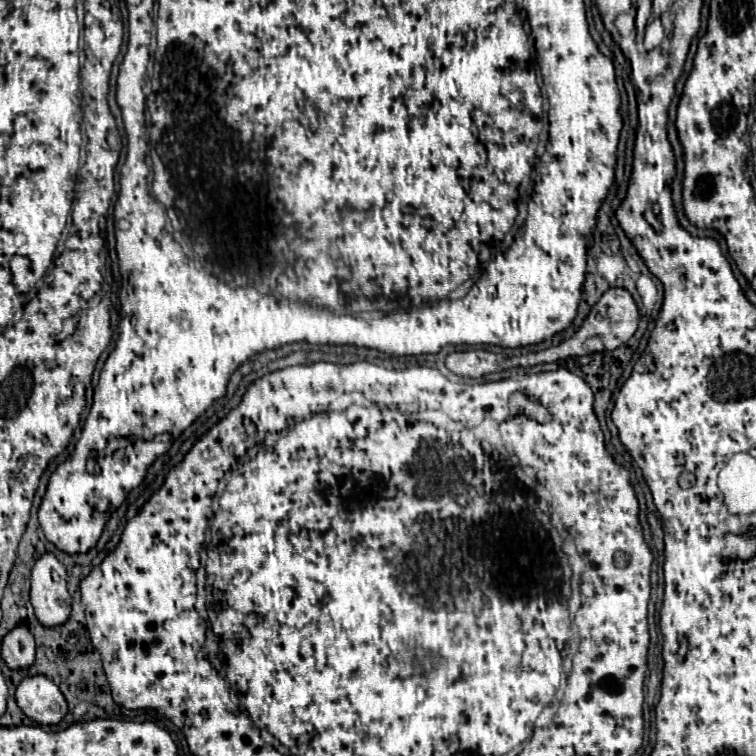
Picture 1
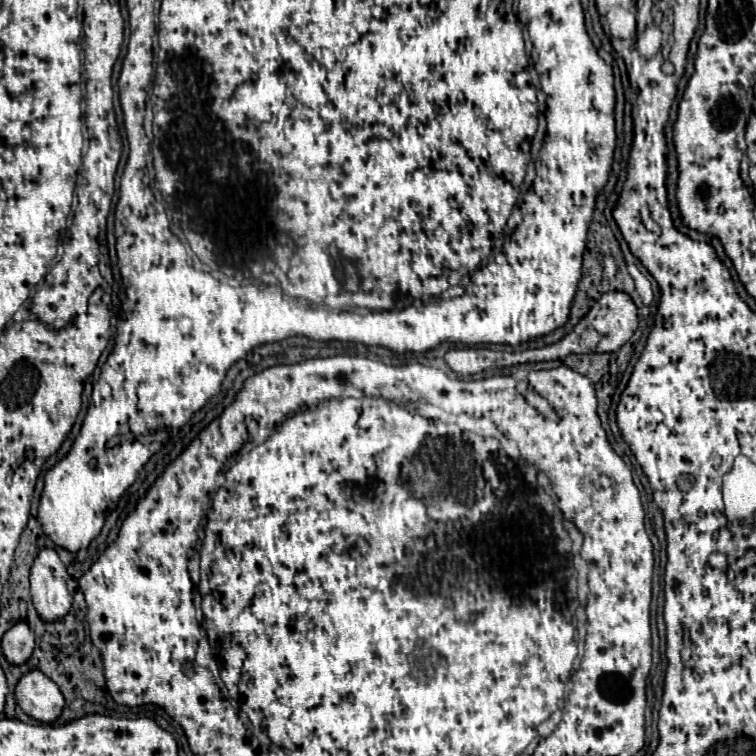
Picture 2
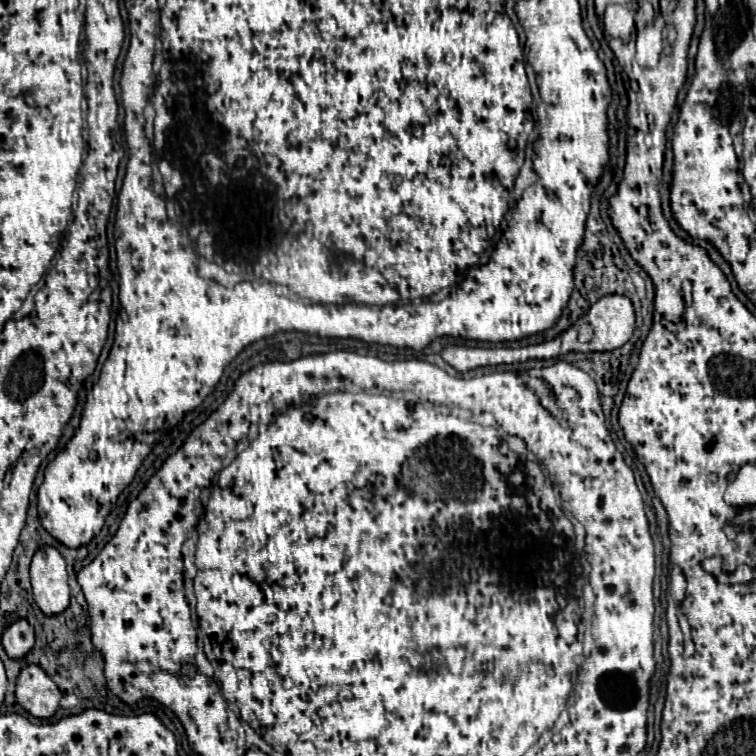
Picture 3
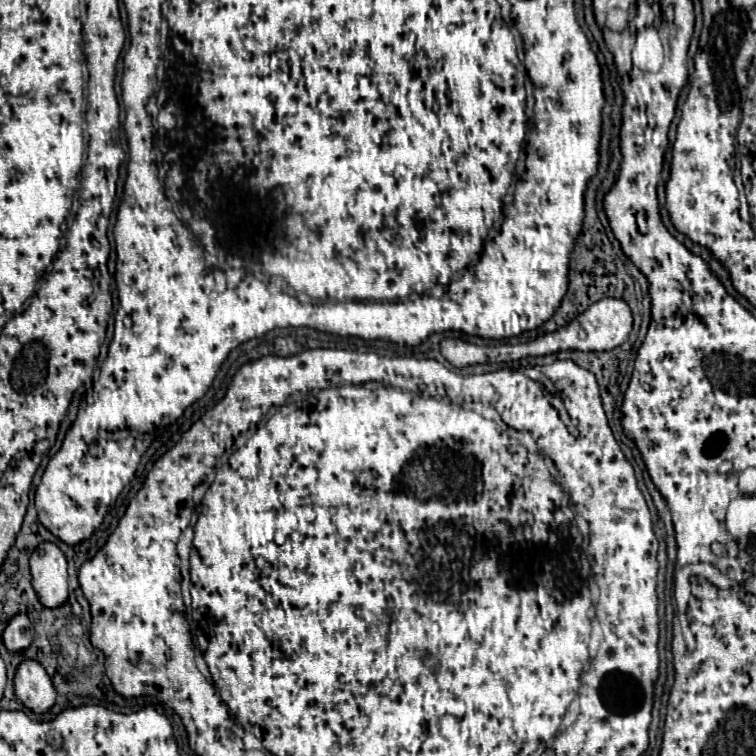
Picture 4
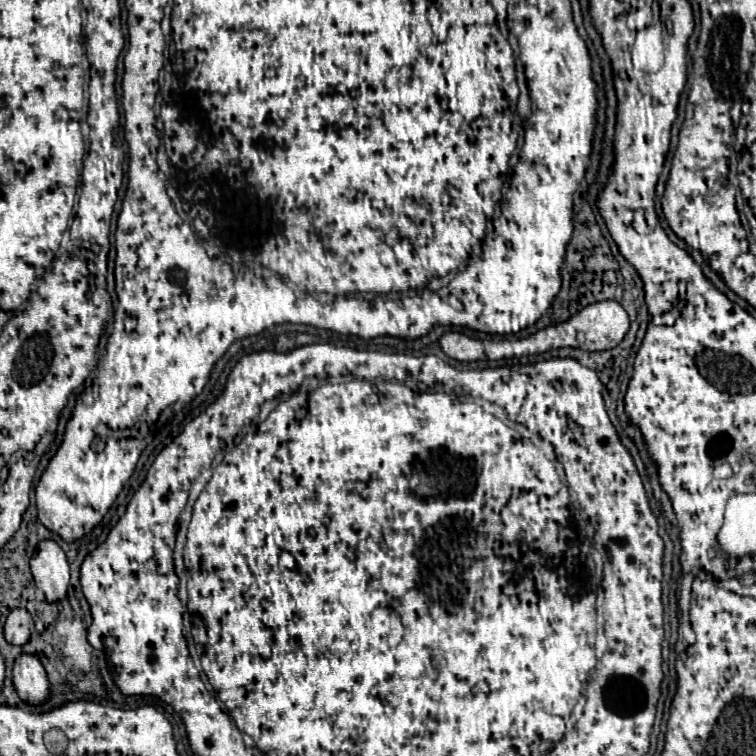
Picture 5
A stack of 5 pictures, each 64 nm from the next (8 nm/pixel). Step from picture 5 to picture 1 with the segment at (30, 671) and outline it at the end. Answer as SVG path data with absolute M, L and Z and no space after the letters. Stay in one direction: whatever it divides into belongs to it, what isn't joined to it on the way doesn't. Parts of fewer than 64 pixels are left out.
M30 676L16 688L20 710L40 726L56 726L66 714L68 704L60 688L46 676Z

